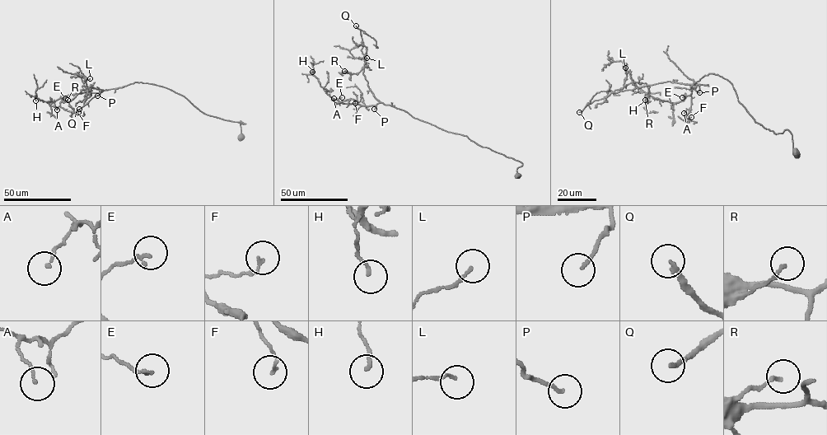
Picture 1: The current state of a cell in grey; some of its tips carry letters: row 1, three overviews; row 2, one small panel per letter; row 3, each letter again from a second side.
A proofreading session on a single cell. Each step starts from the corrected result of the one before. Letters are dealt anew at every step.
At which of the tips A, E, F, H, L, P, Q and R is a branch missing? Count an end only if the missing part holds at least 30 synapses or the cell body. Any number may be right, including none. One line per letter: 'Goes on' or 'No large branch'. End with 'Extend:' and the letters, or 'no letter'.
A: No large branch
E: No large branch
F: No large branch
H: No large branch
L: No large branch
P: No large branch
Q: Goes on
R: No large branch
Extend: Q

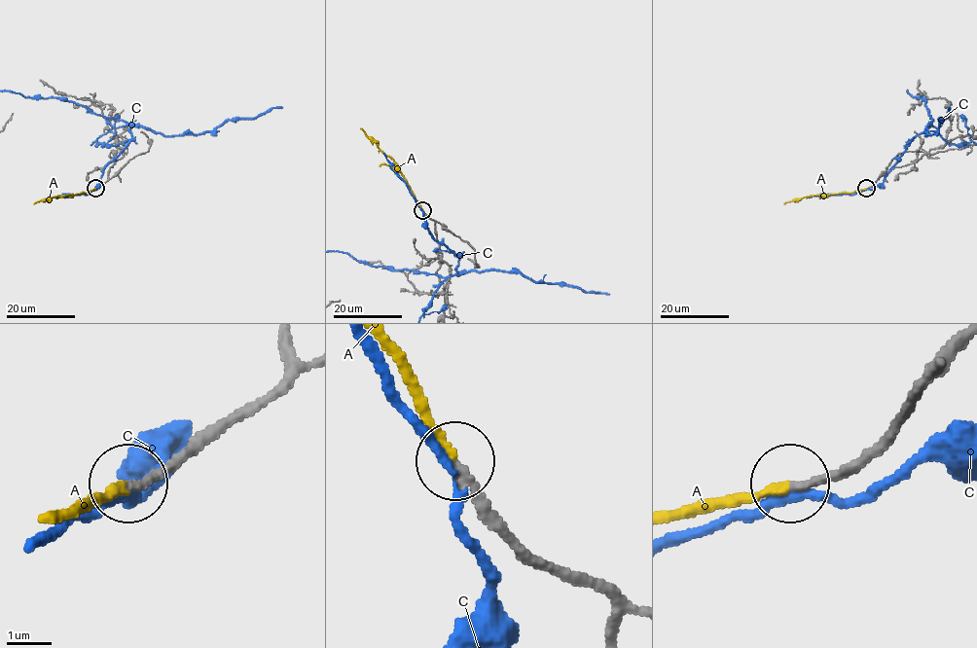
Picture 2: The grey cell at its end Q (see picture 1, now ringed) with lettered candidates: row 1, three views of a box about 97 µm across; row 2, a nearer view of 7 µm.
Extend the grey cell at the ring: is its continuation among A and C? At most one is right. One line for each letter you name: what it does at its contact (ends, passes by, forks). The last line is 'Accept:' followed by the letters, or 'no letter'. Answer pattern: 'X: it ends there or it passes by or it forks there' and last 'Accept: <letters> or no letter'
A: it ends there
Accept: A

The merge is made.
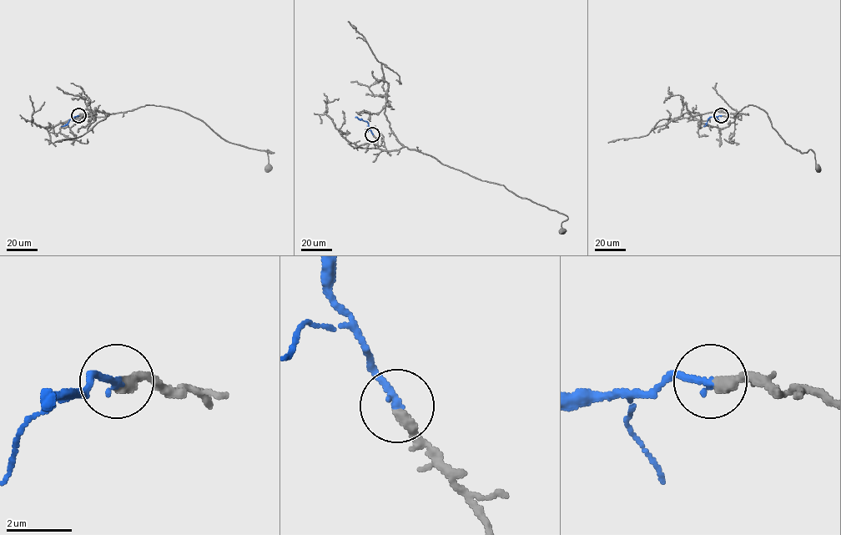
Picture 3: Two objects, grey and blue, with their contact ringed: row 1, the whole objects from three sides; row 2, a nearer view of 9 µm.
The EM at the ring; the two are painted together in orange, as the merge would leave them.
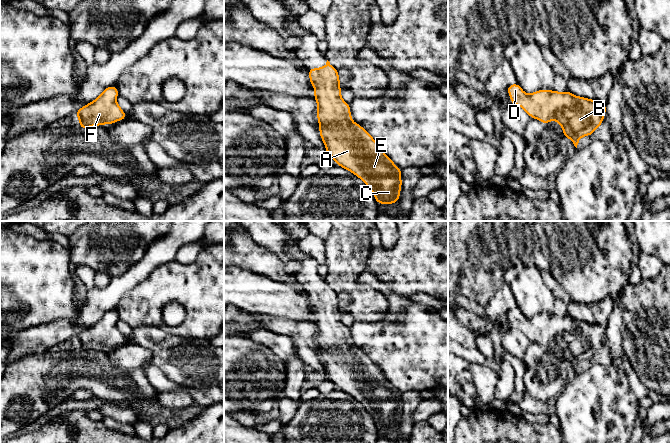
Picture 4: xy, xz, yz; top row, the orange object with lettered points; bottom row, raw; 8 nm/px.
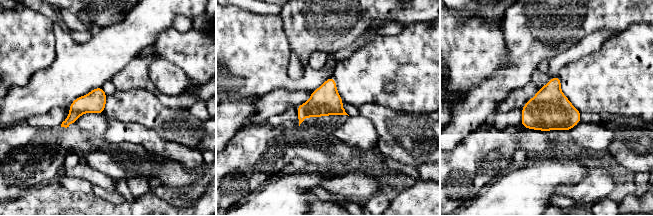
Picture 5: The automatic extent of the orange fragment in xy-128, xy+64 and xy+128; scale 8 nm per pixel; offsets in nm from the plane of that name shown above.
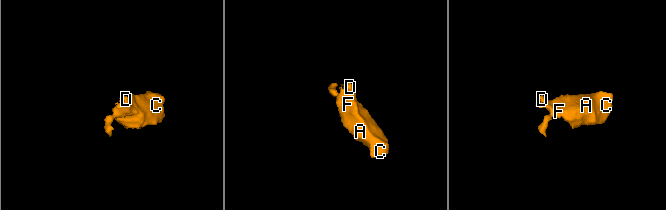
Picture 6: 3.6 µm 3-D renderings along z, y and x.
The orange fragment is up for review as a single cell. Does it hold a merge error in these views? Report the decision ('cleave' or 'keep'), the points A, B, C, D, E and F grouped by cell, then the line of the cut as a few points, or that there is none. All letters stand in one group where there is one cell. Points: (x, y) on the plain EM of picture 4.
keep; groups A B C D E F; cut none

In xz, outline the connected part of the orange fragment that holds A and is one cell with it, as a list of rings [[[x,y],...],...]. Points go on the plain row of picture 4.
[[[328,284],[321,292],[307,293],[309,306],[314,310],[320,362],[327,379],[334,383],[336,389],[360,402],[373,417],[378,429],[397,427],[402,411],[402,394],[386,380],[381,369],[361,349],[352,345],[350,328],[341,322],[338,294]]]

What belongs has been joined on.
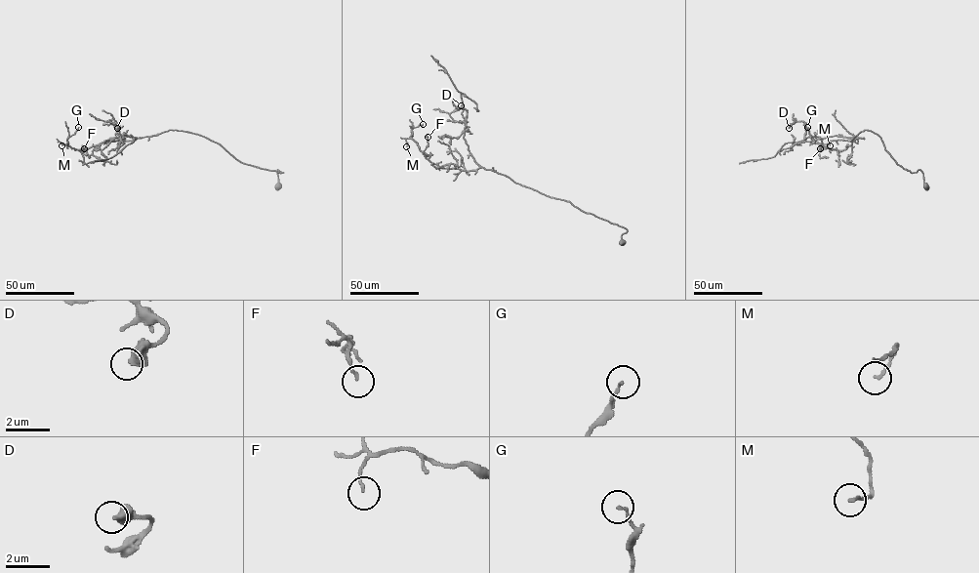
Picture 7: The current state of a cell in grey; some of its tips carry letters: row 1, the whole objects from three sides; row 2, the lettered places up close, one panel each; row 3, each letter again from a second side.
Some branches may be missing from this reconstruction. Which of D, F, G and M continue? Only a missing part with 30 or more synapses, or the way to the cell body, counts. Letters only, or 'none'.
none

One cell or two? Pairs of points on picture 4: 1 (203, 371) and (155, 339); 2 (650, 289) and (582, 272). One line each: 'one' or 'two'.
1: one
2: two

